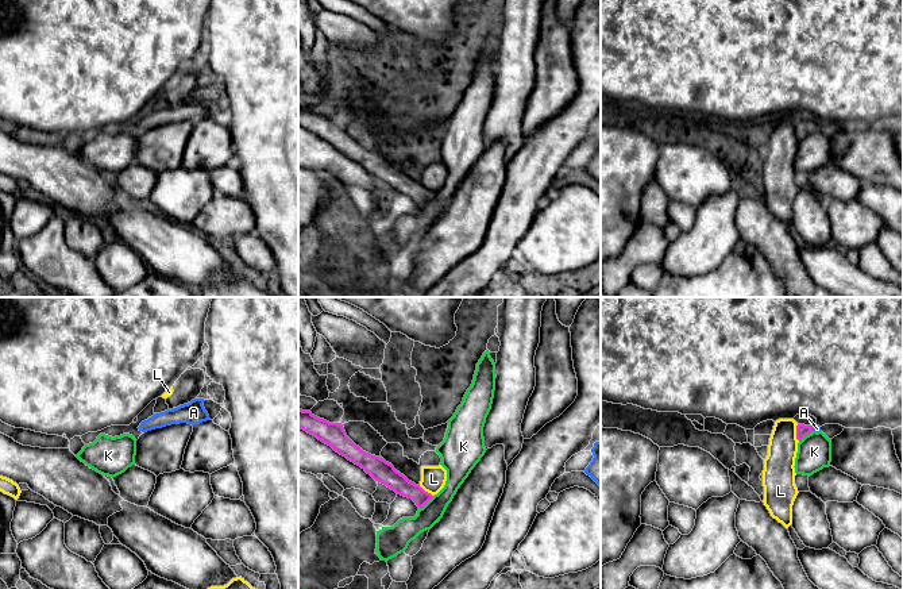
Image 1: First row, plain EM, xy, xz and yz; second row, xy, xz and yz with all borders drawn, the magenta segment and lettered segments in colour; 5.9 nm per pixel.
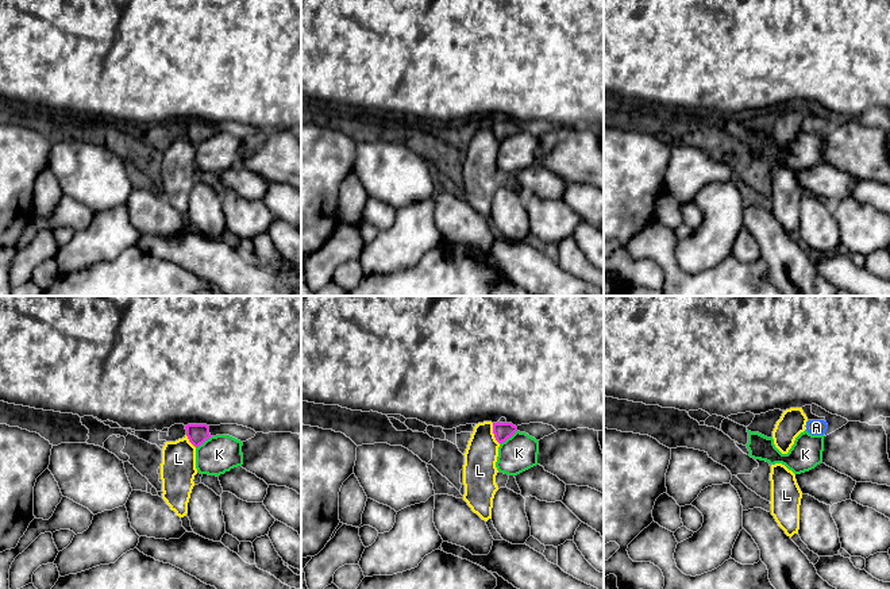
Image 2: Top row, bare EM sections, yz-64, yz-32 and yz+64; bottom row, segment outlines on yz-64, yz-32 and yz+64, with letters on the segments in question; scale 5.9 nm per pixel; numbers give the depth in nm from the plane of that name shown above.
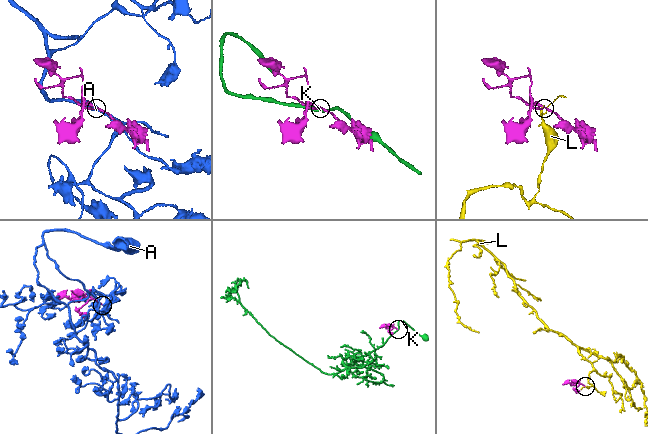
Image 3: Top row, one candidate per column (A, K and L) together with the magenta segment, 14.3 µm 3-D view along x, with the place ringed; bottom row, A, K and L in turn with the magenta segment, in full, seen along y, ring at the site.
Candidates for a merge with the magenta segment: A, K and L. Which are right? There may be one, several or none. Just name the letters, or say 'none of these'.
A

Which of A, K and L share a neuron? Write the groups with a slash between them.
A / K / L

